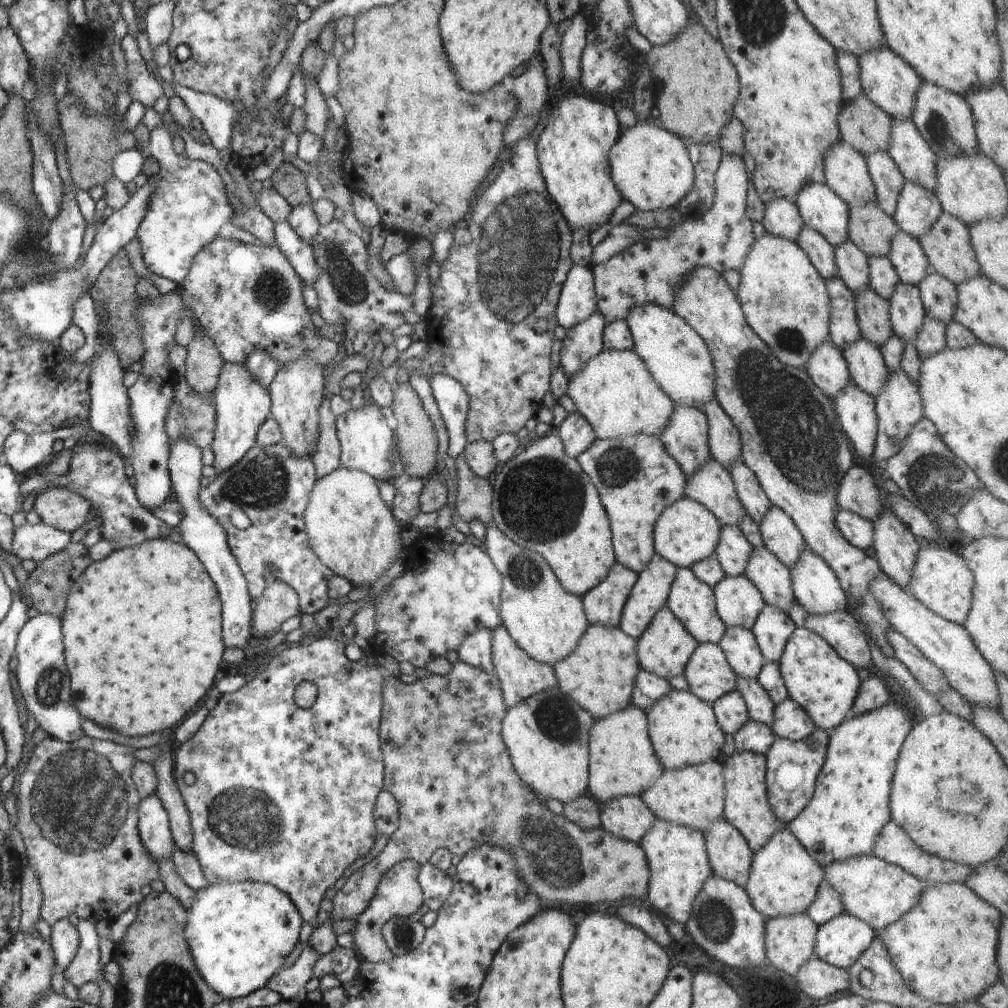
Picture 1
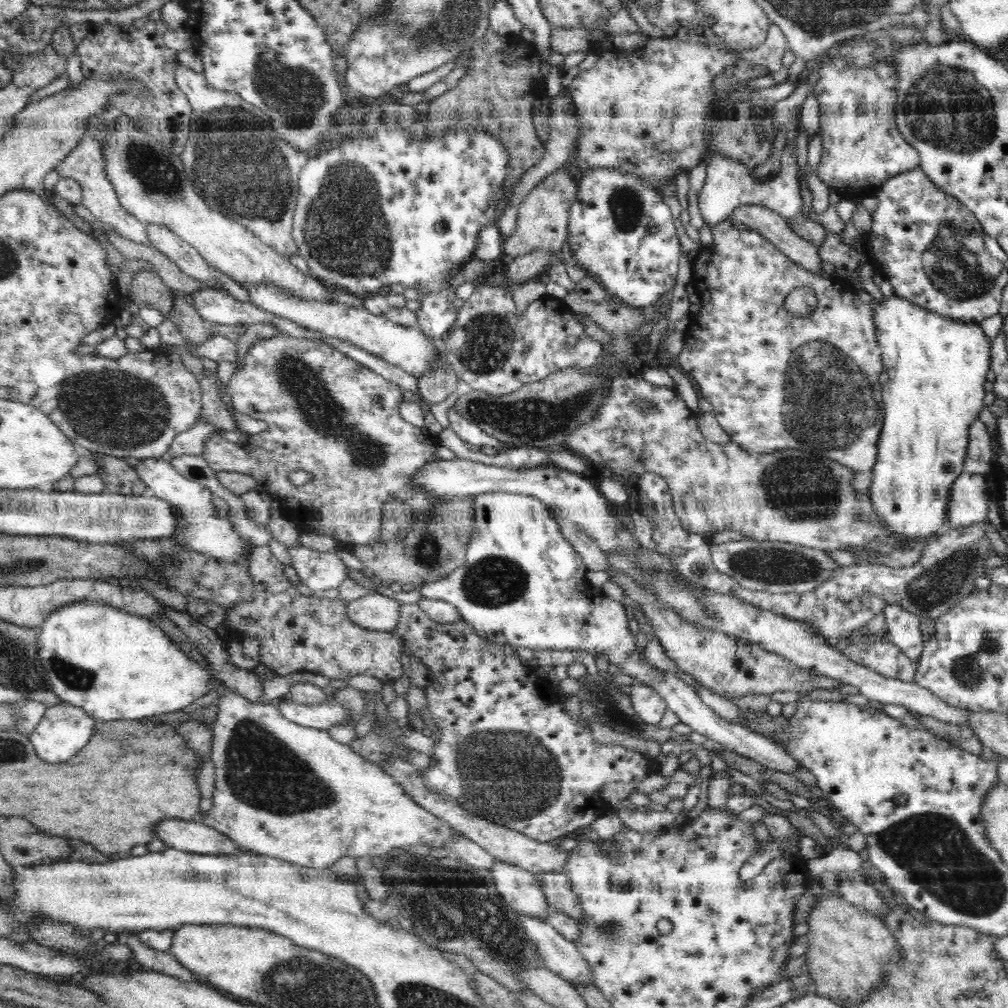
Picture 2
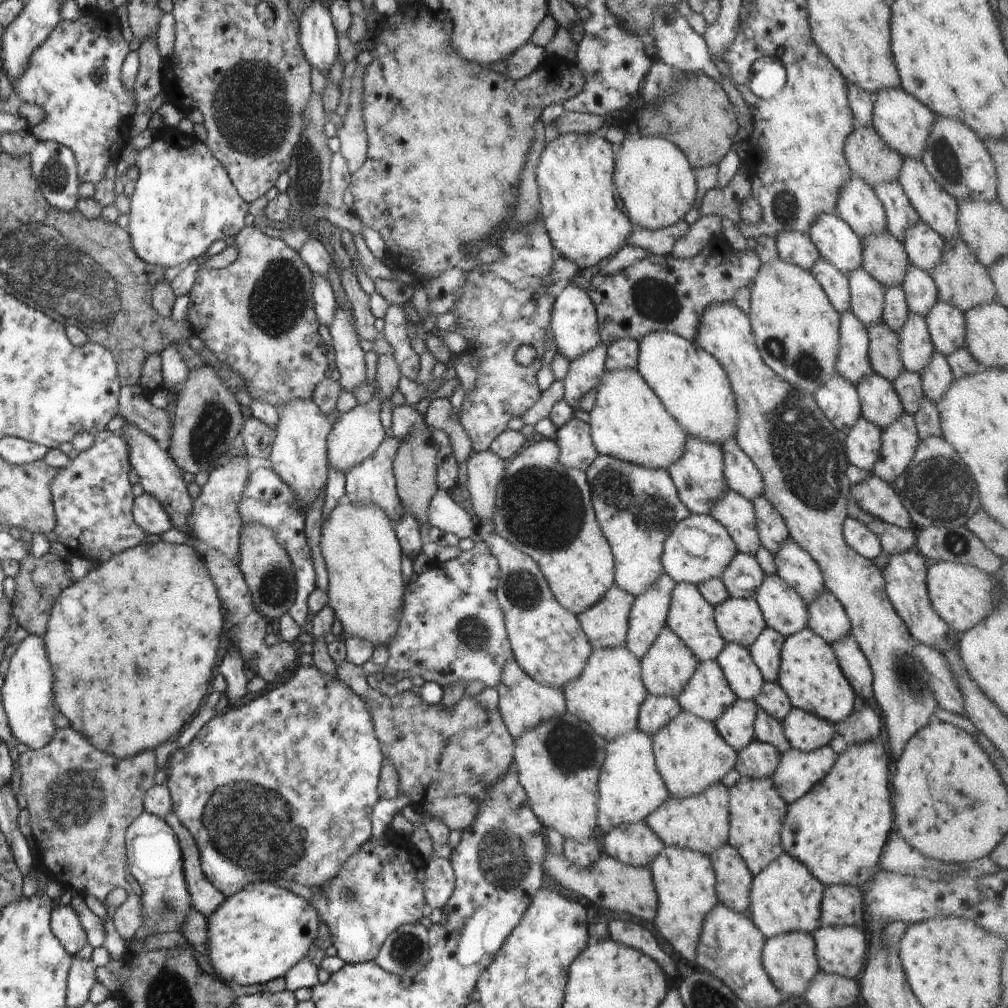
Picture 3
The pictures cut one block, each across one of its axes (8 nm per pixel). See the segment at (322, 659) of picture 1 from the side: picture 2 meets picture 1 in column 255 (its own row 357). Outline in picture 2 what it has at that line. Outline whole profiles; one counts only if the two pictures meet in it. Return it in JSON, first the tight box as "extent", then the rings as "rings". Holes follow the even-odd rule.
{"extent":[677,220,885,472],"rings":[[[722,220],[716,226],[707,225],[713,235],[712,245],[702,249],[701,256],[692,262],[692,278],[690,285],[701,300],[701,311],[697,317],[691,319],[684,331],[684,347],[677,355],[680,371],[687,375],[701,398],[712,403],[712,414],[716,422],[728,433],[730,441],[736,442],[750,454],[772,454],[778,449],[800,449],[811,455],[828,458],[833,462],[840,462],[842,466],[857,472],[872,471],[878,457],[878,440],[884,420],[883,388],[879,384],[880,372],[885,370],[878,347],[878,335],[874,324],[874,306],[864,303],[856,293],[846,292],[844,283],[832,276],[814,274],[800,265],[792,262],[781,250],[778,250],[764,235],[756,230],[739,230],[730,220]],[[808,286],[816,293],[818,306],[808,316],[800,317],[790,314],[784,306],[786,296],[795,288]]]}

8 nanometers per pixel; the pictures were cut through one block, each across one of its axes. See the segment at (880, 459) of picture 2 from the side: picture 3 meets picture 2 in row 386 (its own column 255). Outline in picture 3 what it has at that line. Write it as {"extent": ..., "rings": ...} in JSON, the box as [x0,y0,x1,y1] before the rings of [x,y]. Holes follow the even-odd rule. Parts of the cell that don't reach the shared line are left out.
{"extent":[206,881,319,986],"rings":[[[258,881],[232,897],[225,898],[224,902],[214,910],[214,914],[208,916],[206,924],[208,965],[212,965],[214,975],[222,978],[224,982],[232,981],[240,986],[265,984],[283,978],[294,964],[298,964],[304,956],[308,955],[310,946],[317,940],[319,926],[318,912],[306,900],[283,886],[270,881]]]}

